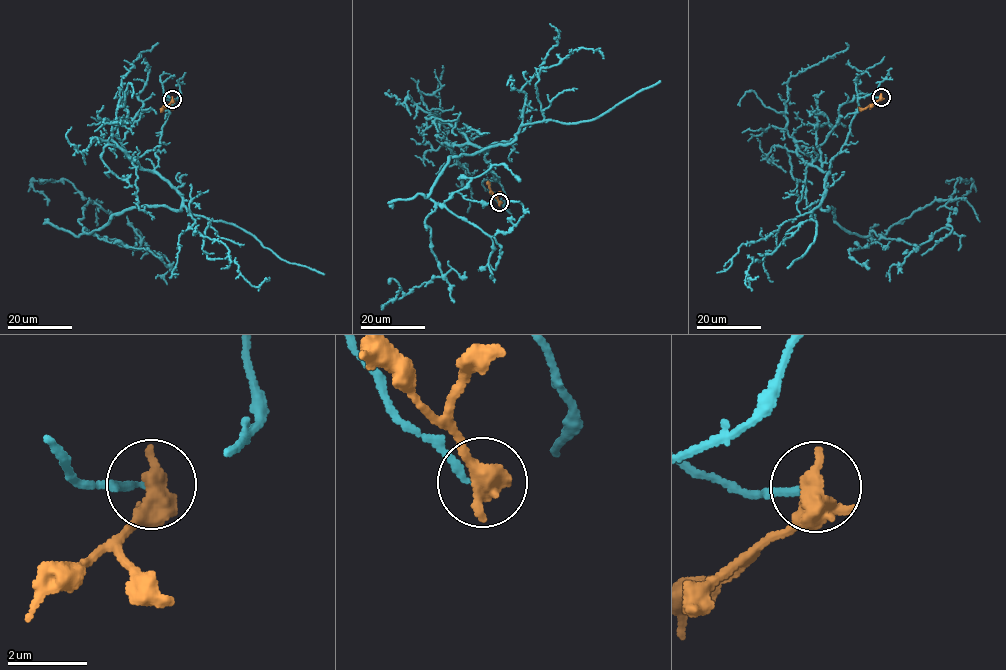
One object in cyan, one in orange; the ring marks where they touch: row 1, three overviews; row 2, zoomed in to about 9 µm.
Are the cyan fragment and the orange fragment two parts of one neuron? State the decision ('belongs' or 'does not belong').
does not belong

